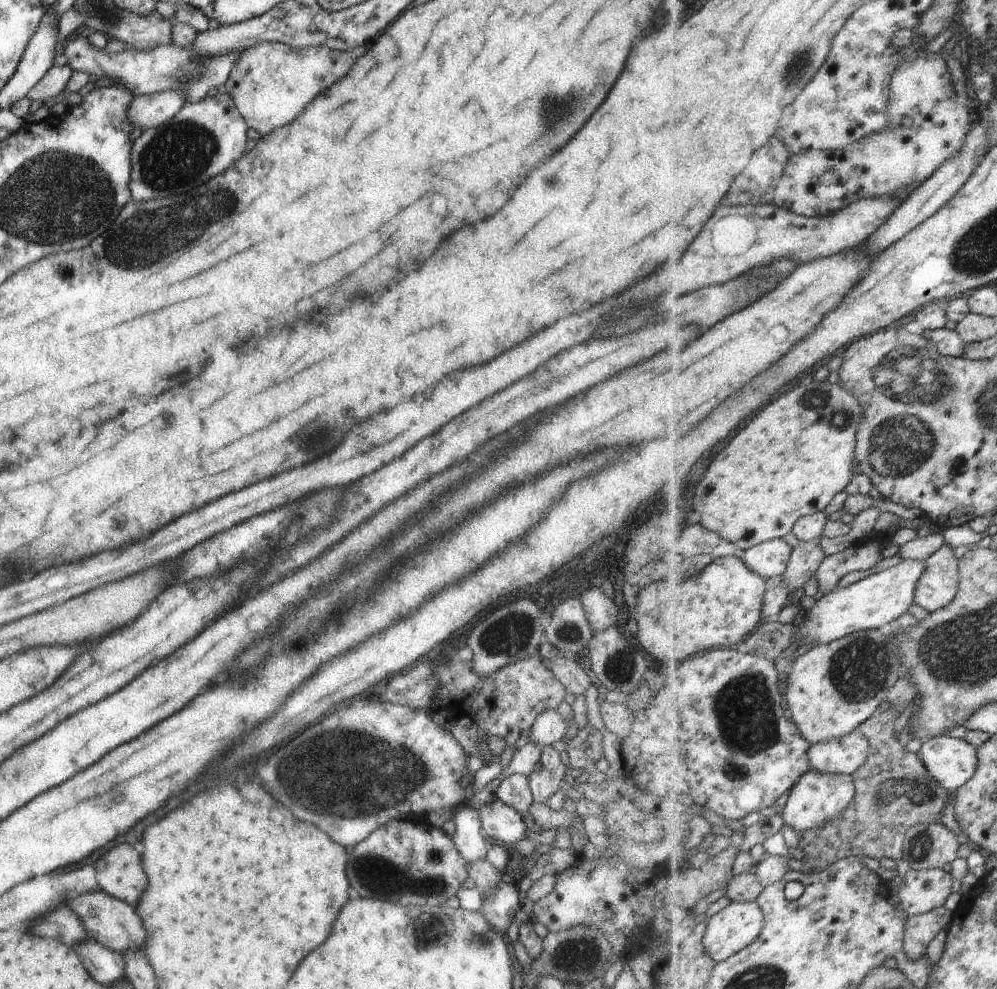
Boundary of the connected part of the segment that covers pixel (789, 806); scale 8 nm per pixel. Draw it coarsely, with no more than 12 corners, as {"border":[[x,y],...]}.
{"border":[[807,771],[790,790],[784,821],[797,833],[853,802],[852,775]]}

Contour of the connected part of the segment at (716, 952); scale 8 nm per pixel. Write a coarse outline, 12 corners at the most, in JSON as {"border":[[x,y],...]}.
{"border":[[757,901],[730,902],[708,922],[716,963],[762,934]]}

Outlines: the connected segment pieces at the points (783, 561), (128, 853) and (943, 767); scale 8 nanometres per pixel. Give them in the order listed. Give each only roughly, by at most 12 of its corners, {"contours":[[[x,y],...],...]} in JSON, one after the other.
{"contours":[[[770,540],[746,550],[742,560],[767,579],[779,578],[793,549]],[[119,844],[95,866],[99,888],[135,905],[147,884],[139,854]],[[943,735],[925,741],[919,757],[949,793],[971,780],[976,747]]]}

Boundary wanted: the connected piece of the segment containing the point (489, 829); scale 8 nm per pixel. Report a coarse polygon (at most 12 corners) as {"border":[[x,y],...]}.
{"border":[[497,798],[478,809],[480,832],[504,844],[525,838],[519,813]]}

